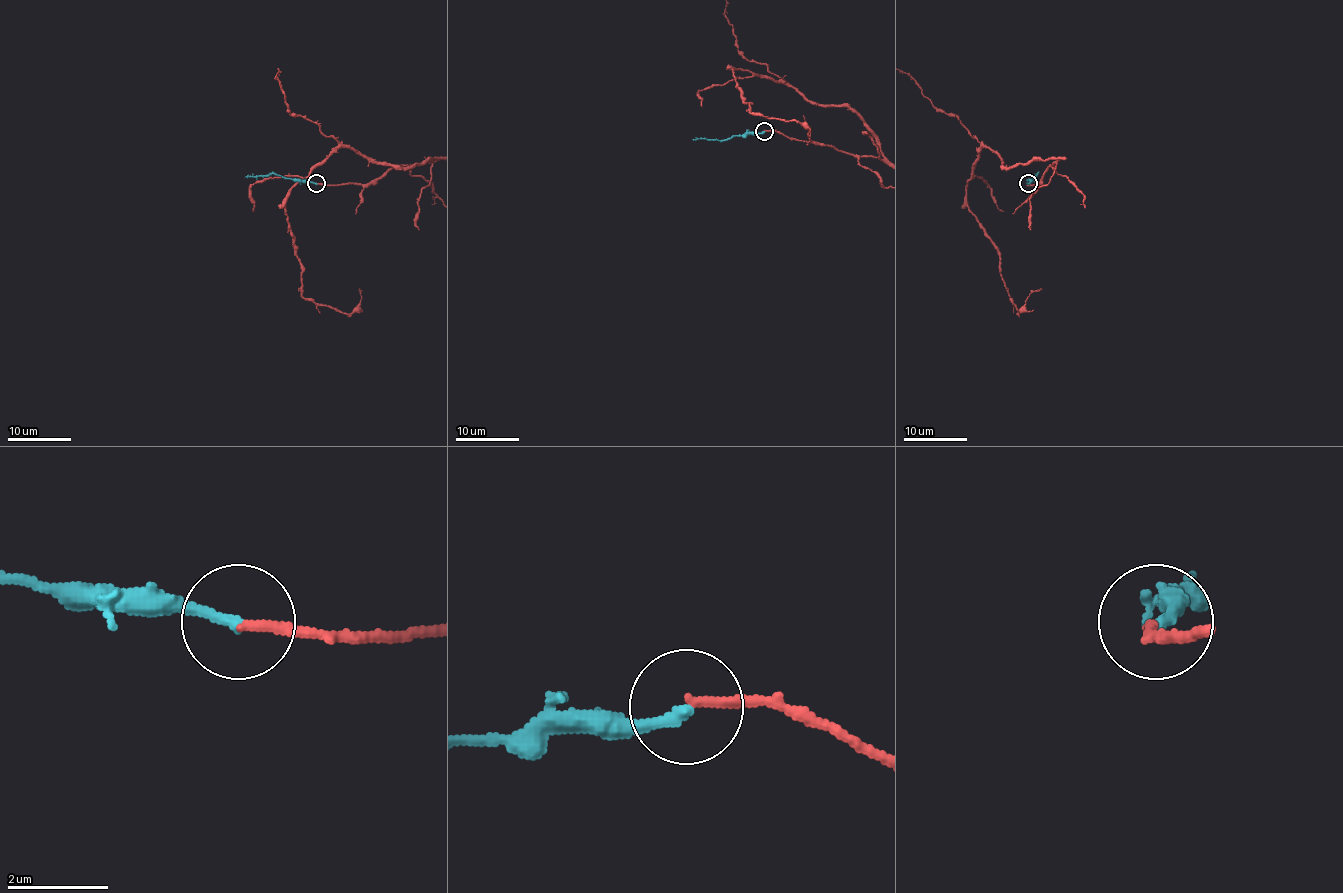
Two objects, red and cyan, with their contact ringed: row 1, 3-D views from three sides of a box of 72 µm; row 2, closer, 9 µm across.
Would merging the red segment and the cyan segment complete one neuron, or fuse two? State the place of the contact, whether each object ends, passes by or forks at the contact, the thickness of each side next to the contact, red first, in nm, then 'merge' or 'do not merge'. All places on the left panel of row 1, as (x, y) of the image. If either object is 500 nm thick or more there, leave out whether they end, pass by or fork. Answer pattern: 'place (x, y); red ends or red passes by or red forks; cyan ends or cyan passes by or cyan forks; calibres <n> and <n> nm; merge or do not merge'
place (316, 183); red ends; cyan ends; calibres 200 and 240 nm; merge

